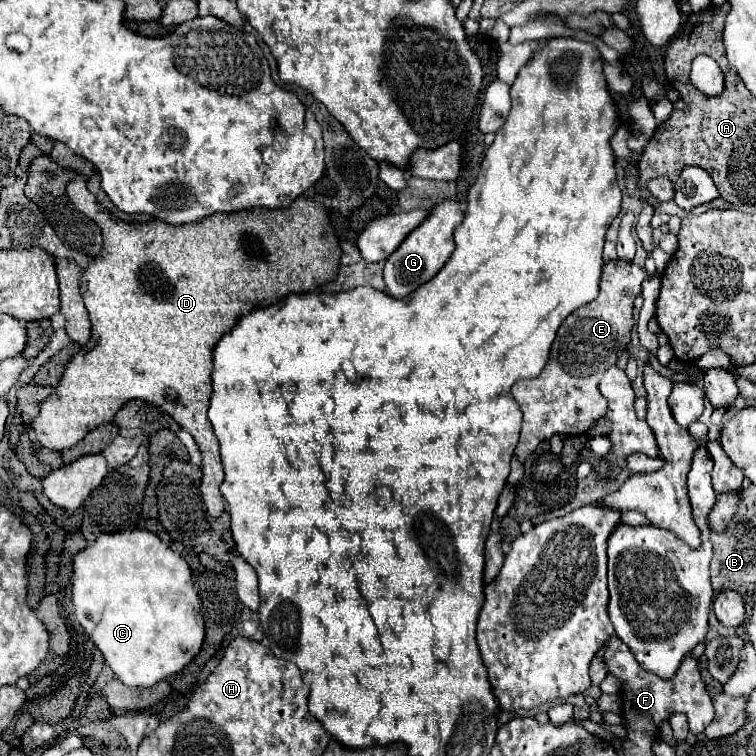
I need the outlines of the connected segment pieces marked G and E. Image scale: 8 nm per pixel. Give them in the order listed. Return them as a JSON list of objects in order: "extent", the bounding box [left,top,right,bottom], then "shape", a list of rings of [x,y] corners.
[{"extent":[384,200,464,298],"shape":[[[442,200],[436,202],[430,210],[428,216],[422,220],[422,224],[418,224],[412,234],[406,236],[406,240],[390,254],[390,258],[384,264],[384,282],[388,292],[394,298],[404,298],[410,292],[414,292],[416,288],[420,288],[424,282],[432,280],[432,276],[436,276],[440,272],[440,268],[448,262],[448,258],[454,252],[454,230],[458,224],[462,224],[464,212],[460,210],[456,200]]]},{"extent":[512,260,648,462],"shape":[[[610,260],[602,268],[600,294],[574,310],[558,328],[550,358],[536,378],[518,380],[512,386],[512,396],[518,402],[524,422],[516,458],[524,462],[542,440],[552,434],[582,434],[606,414],[606,400],[600,394],[600,376],[616,364],[618,356],[628,348],[632,332],[634,298],[640,294],[640,284],[648,278],[646,270],[628,260]]]}]

